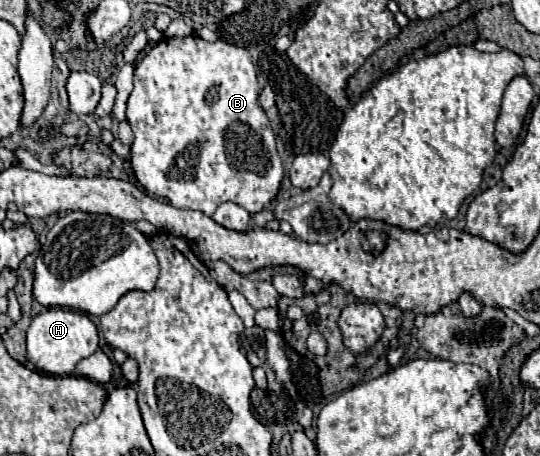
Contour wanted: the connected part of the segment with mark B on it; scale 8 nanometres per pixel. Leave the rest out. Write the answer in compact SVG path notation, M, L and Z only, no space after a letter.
M198 36L164 38L164 40L160 40L140 60L140 64L134 70L134 90L132 90L132 94L128 98L128 110L126 110L128 124L132 126L132 132L134 132L134 142L132 142L132 170L134 170L136 178L138 178L138 182L144 186L144 190L148 194L152 194L152 196L166 198L176 208L200 210L206 216L212 216L216 212L218 204L224 204L224 202L234 202L234 204L246 208L250 214L260 212L262 208L266 208L274 200L274 196L276 196L276 192L280 188L284 170L282 170L282 162L280 162L278 152L276 152L276 138L274 138L270 120L268 120L264 108L258 104L258 96L260 96L260 84L258 84L256 68L254 68L254 62L252 62L252 56L248 54L248 50L232 46L232 44L226 44L222 40L218 40L218 42L206 42L206 40L198 38Z

